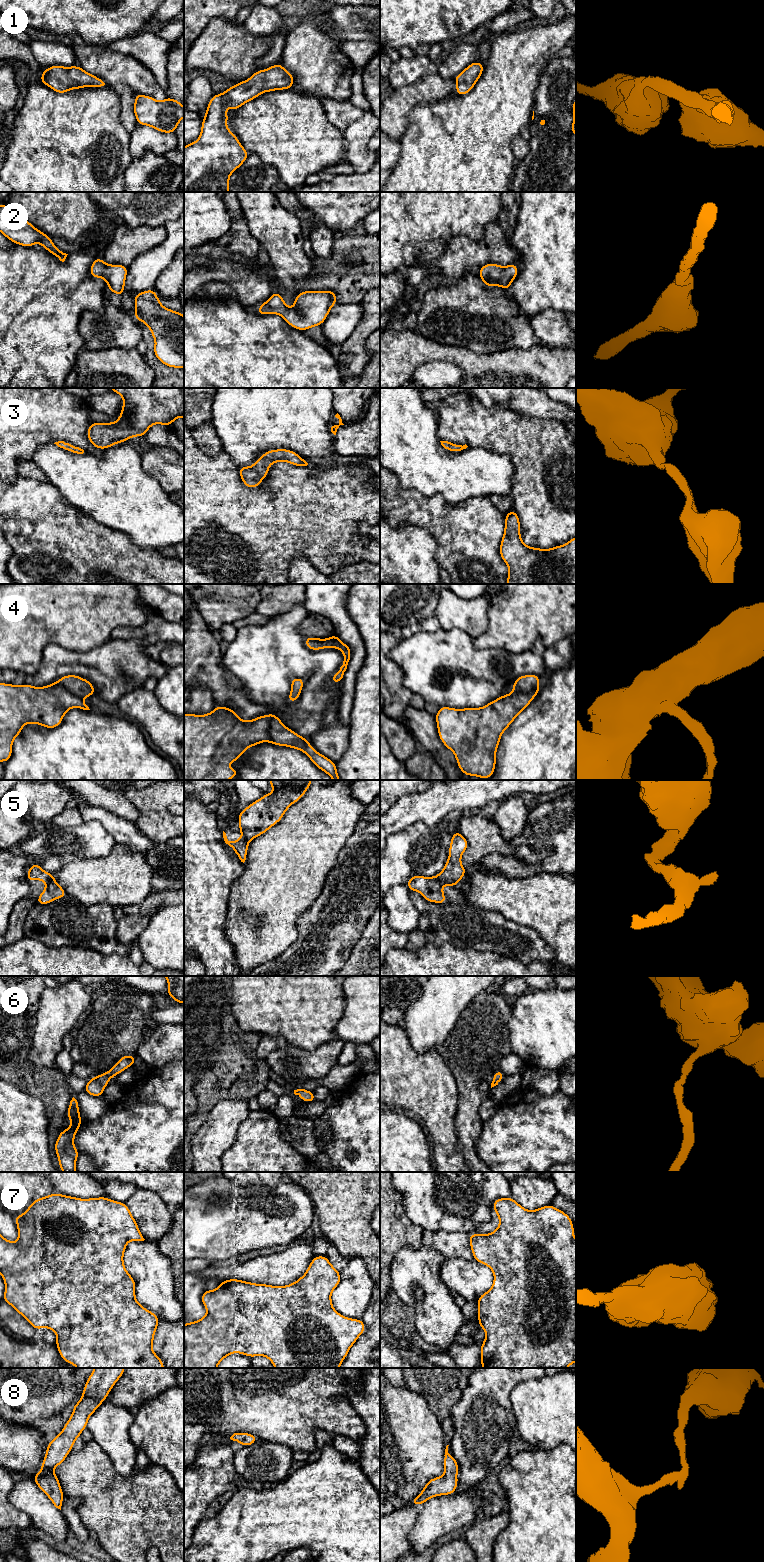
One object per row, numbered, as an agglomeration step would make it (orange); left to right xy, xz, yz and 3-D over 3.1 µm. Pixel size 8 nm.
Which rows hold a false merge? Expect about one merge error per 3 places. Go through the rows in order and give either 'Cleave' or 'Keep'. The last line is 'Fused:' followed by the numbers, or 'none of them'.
1: Keep
2: Keep
3: Keep
4: Cleave
5: Cleave
6: Keep
7: Keep
8: Keep
Fused: 4, 5

